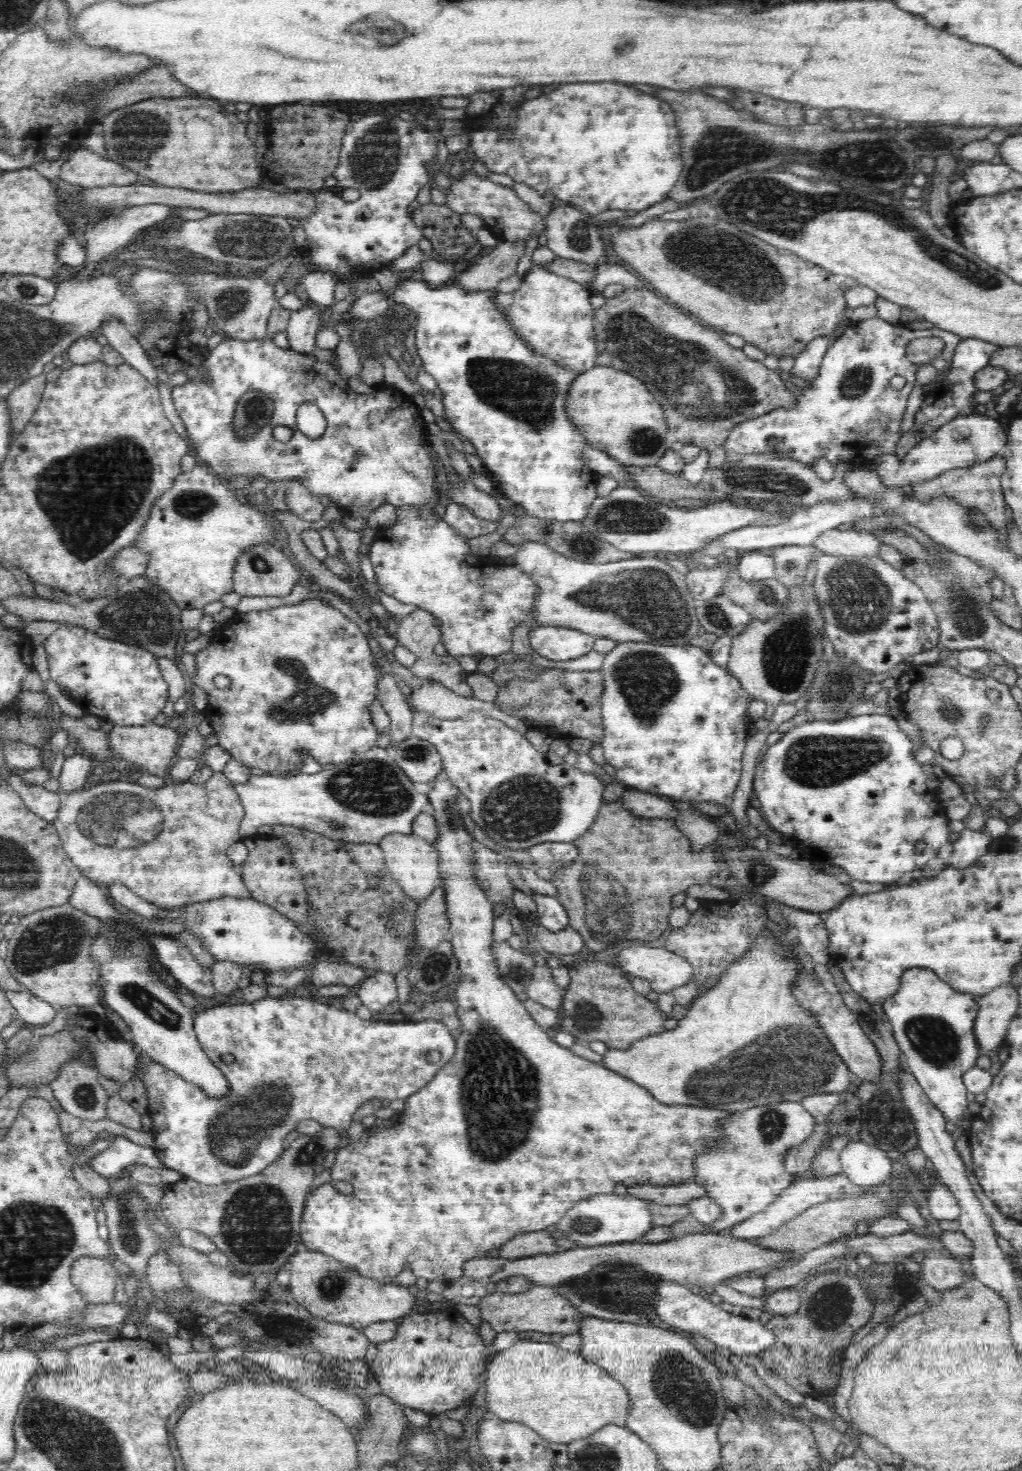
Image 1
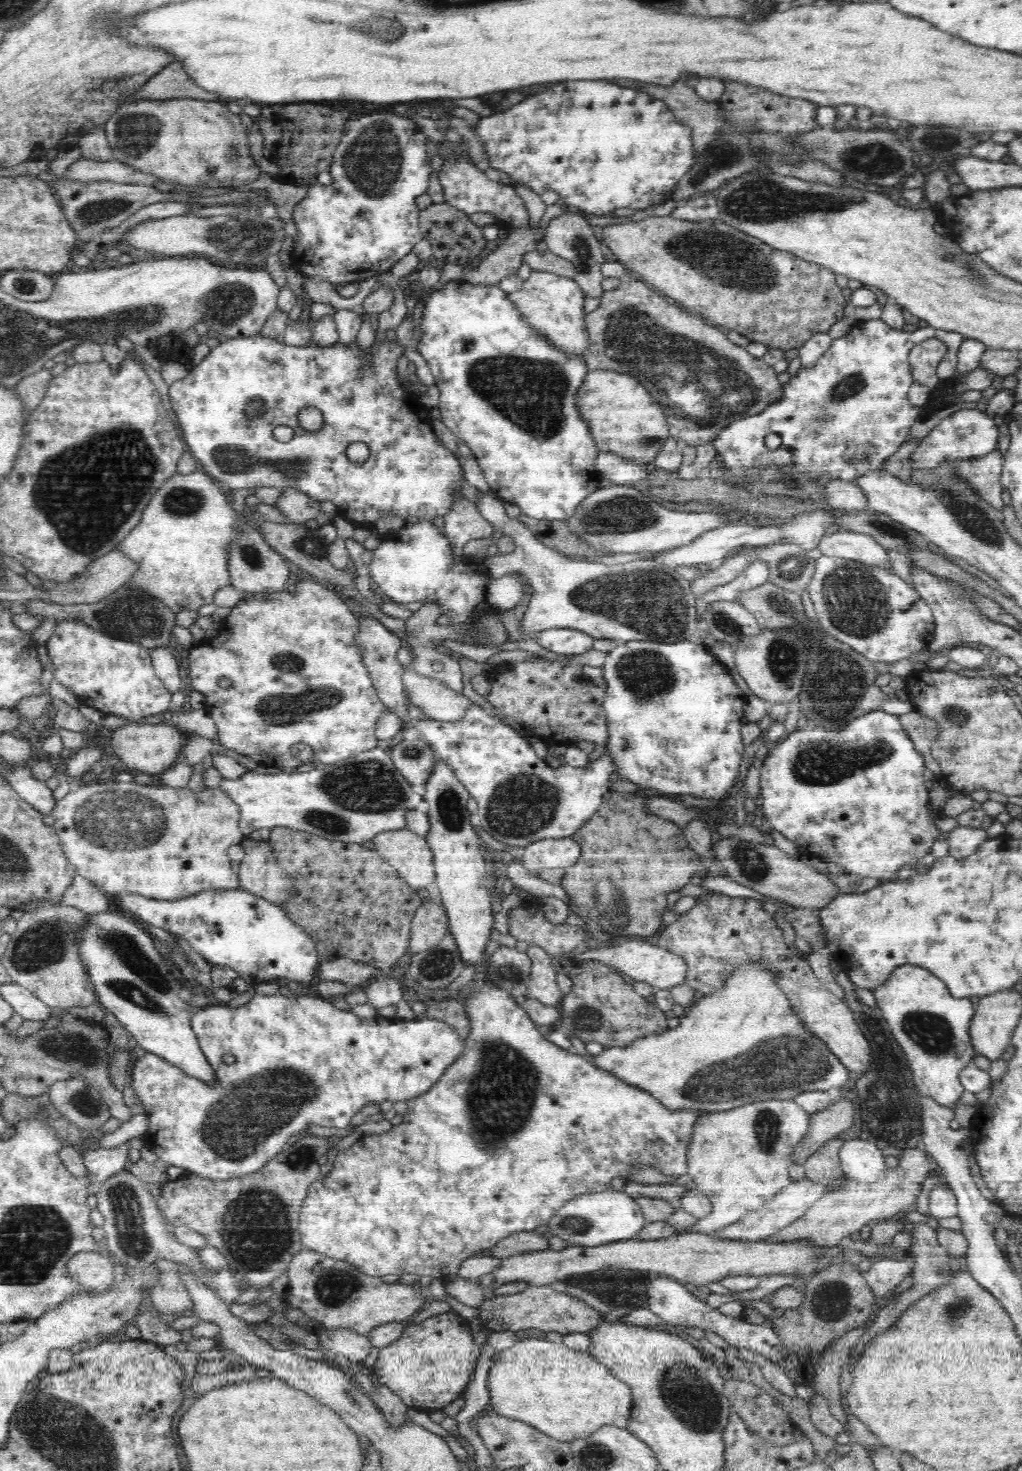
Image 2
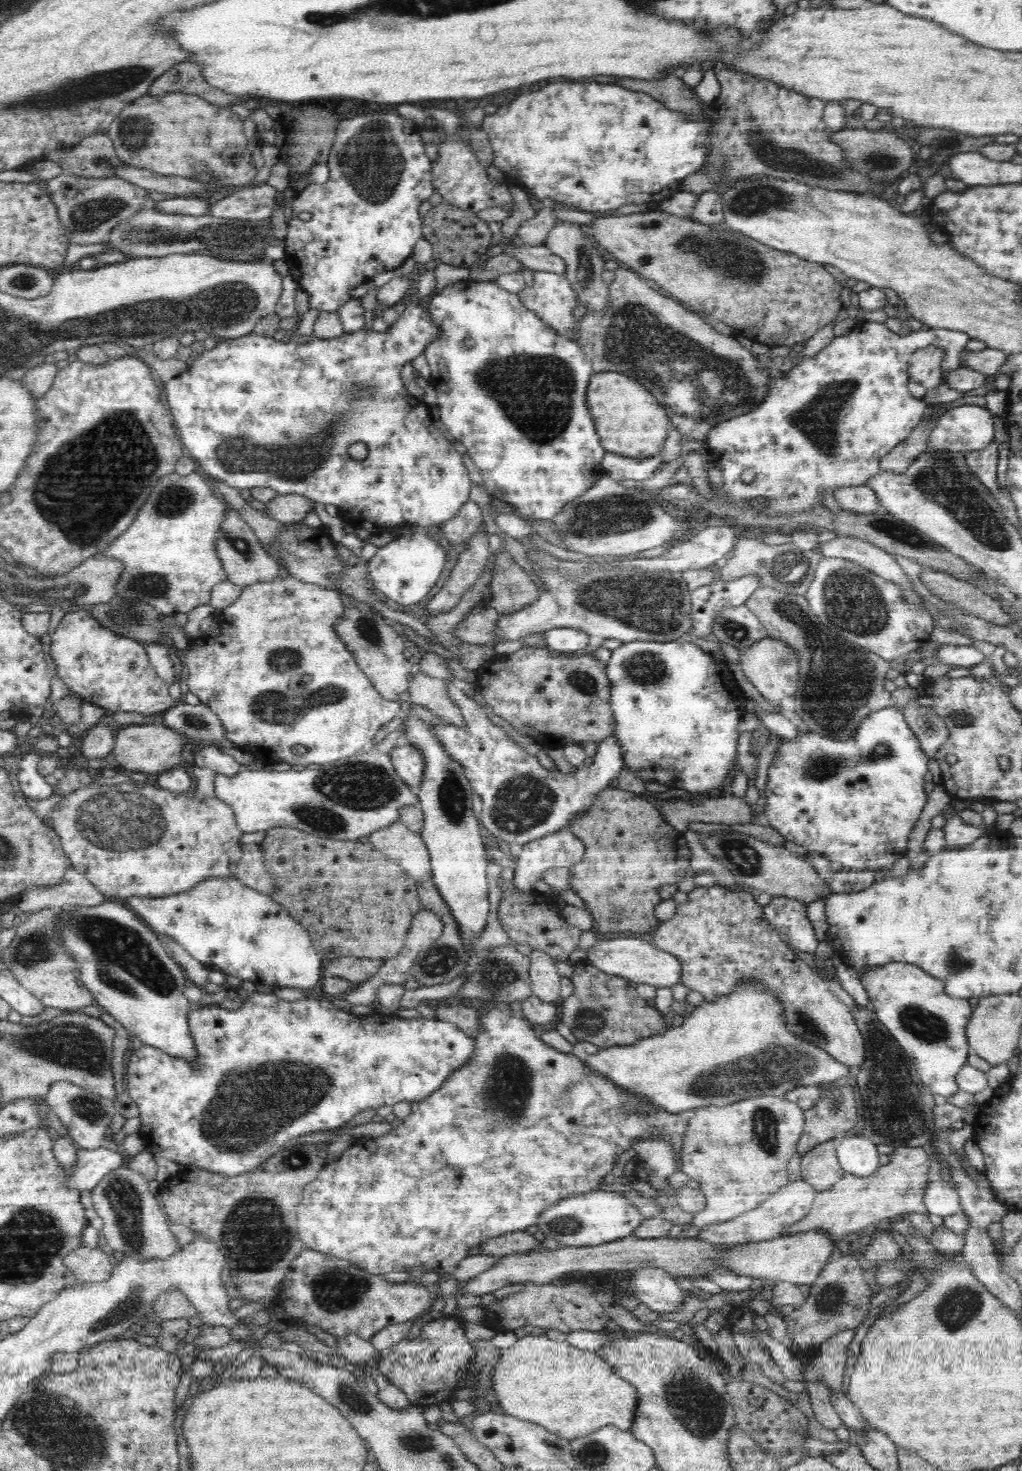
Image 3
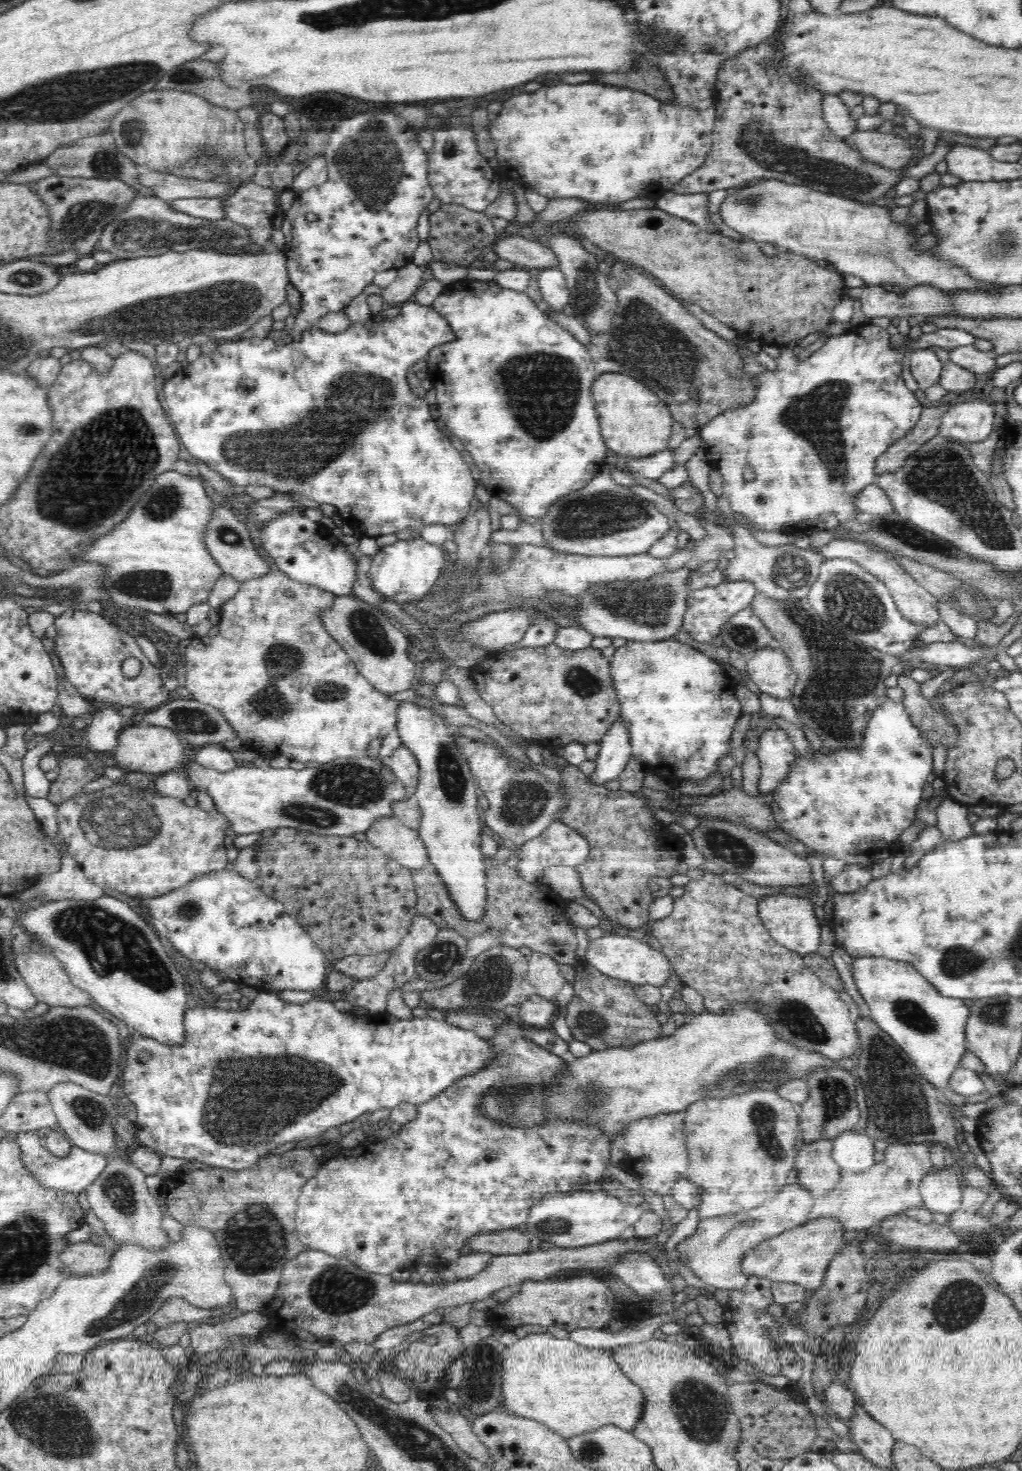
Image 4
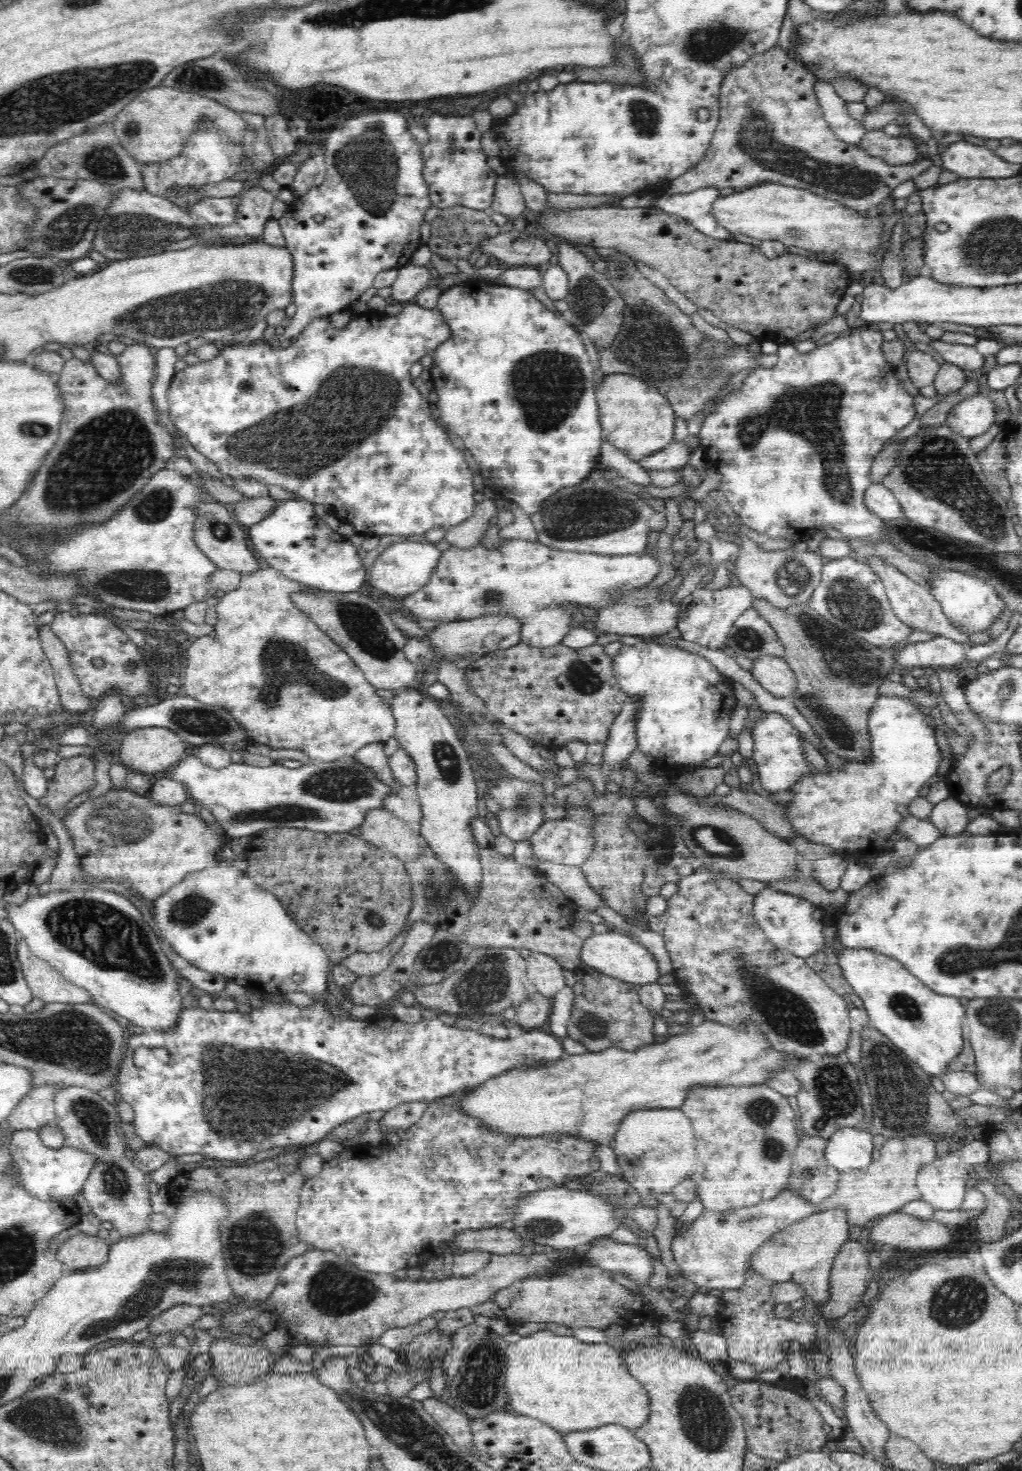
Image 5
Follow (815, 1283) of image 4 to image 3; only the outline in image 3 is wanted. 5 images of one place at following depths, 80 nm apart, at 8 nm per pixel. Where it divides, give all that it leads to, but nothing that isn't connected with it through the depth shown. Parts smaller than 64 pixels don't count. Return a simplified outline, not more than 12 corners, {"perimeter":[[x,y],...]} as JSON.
{"perimeter":[[824,1229],[714,1246],[624,1237],[497,1257],[465,1296],[570,1272],[654,1267],[736,1274],[810,1287],[835,1242]]}

